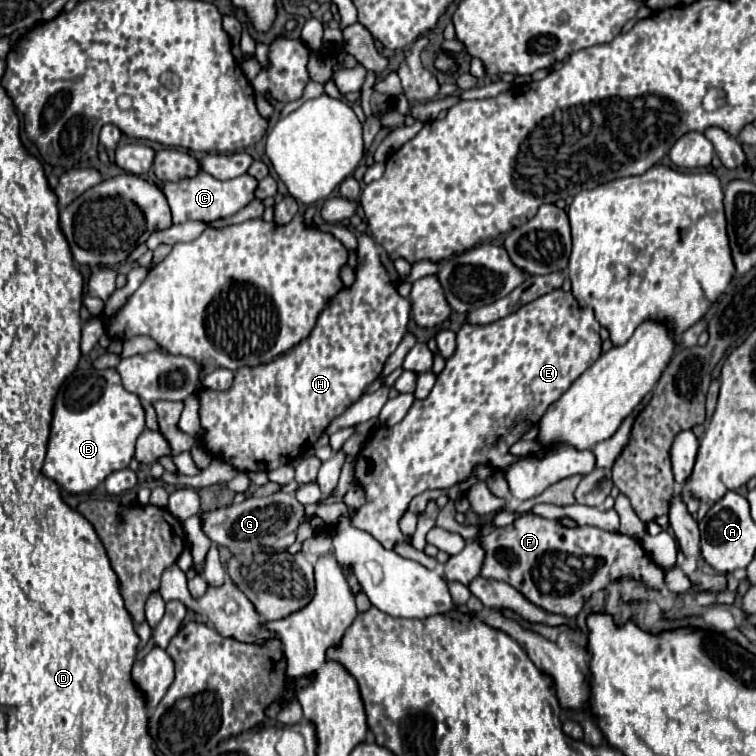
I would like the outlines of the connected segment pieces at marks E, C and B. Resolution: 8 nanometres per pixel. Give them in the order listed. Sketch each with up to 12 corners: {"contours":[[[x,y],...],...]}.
{"contours":[[[555,289],[465,325],[433,391],[357,455],[385,549],[415,495],[503,469],[519,501],[591,473],[509,453],[601,355]],[[201,171],[165,183],[173,223],[211,223],[255,199],[257,179]],[[115,369],[55,397],[41,471],[69,493],[129,467],[143,403]]]}

